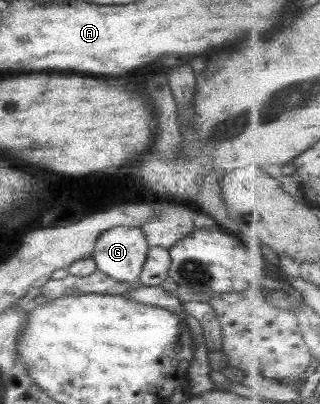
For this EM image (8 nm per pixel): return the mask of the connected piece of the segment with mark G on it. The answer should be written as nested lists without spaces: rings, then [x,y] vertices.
[[[115,226],[100,234],[91,259],[112,281],[134,283],[144,264],[148,245],[139,226]]]

